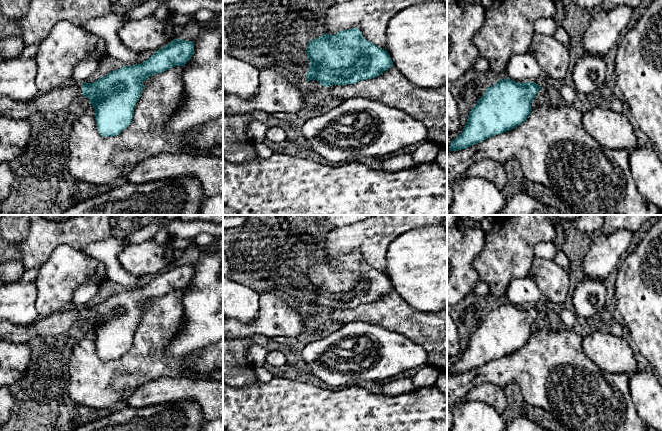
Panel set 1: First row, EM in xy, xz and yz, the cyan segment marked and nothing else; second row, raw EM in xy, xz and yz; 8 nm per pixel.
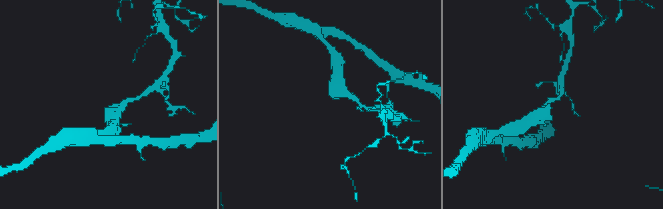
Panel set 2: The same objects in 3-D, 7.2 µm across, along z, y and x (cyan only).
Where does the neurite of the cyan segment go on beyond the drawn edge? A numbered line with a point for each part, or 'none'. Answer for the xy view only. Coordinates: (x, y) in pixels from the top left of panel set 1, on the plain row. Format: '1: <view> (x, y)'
1: xy (58, 323)

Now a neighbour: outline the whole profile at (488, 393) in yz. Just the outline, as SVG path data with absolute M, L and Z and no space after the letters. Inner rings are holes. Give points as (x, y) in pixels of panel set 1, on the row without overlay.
M483 383L474 387L464 399L466 401L481 401L486 404L491 404L500 414L507 407L507 400L503 388L491 383Z

